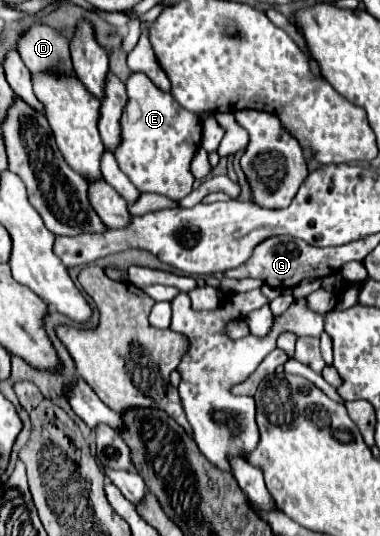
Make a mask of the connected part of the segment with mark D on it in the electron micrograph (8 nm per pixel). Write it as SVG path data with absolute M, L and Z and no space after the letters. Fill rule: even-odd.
M32 24L28 26L20 40L18 52L22 62L30 72L44 72L44 70L70 70L70 50L68 40L56 30L46 24Z

